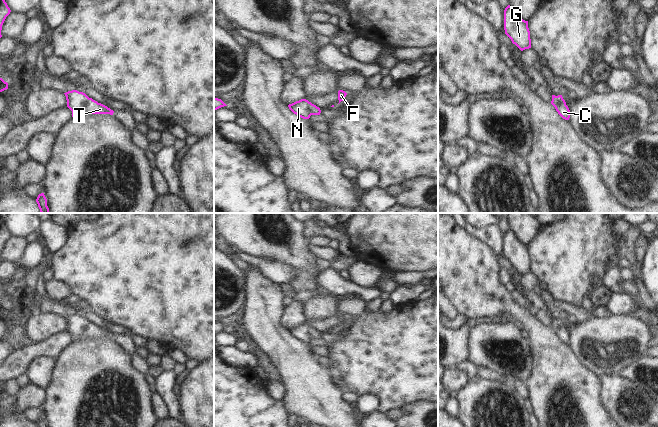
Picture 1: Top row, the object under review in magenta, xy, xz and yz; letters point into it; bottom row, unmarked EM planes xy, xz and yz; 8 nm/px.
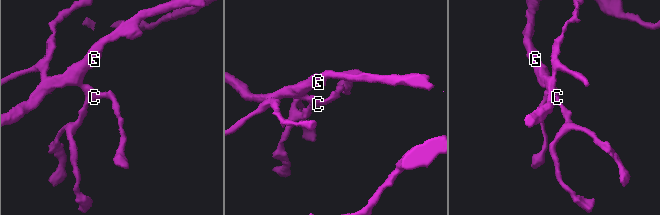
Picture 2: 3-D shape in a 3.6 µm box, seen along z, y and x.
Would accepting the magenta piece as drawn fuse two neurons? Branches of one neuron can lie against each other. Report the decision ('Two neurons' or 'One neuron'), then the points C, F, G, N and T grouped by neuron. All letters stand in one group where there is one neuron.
One neuron. Groups: C F G N T

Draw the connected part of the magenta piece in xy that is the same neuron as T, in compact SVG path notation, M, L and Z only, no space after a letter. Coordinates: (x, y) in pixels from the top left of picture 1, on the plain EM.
M72 314L64 317L67 324L67 331L72 335L72 341L87 339L87 338L110 338L114 335L107 330L98 327L89 322L85 317L77 314Z

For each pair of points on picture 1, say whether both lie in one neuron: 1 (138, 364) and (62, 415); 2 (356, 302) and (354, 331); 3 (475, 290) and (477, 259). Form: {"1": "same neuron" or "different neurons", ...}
{"1": "different neurons", "2": "different neurons", "3": "same neuron"}

